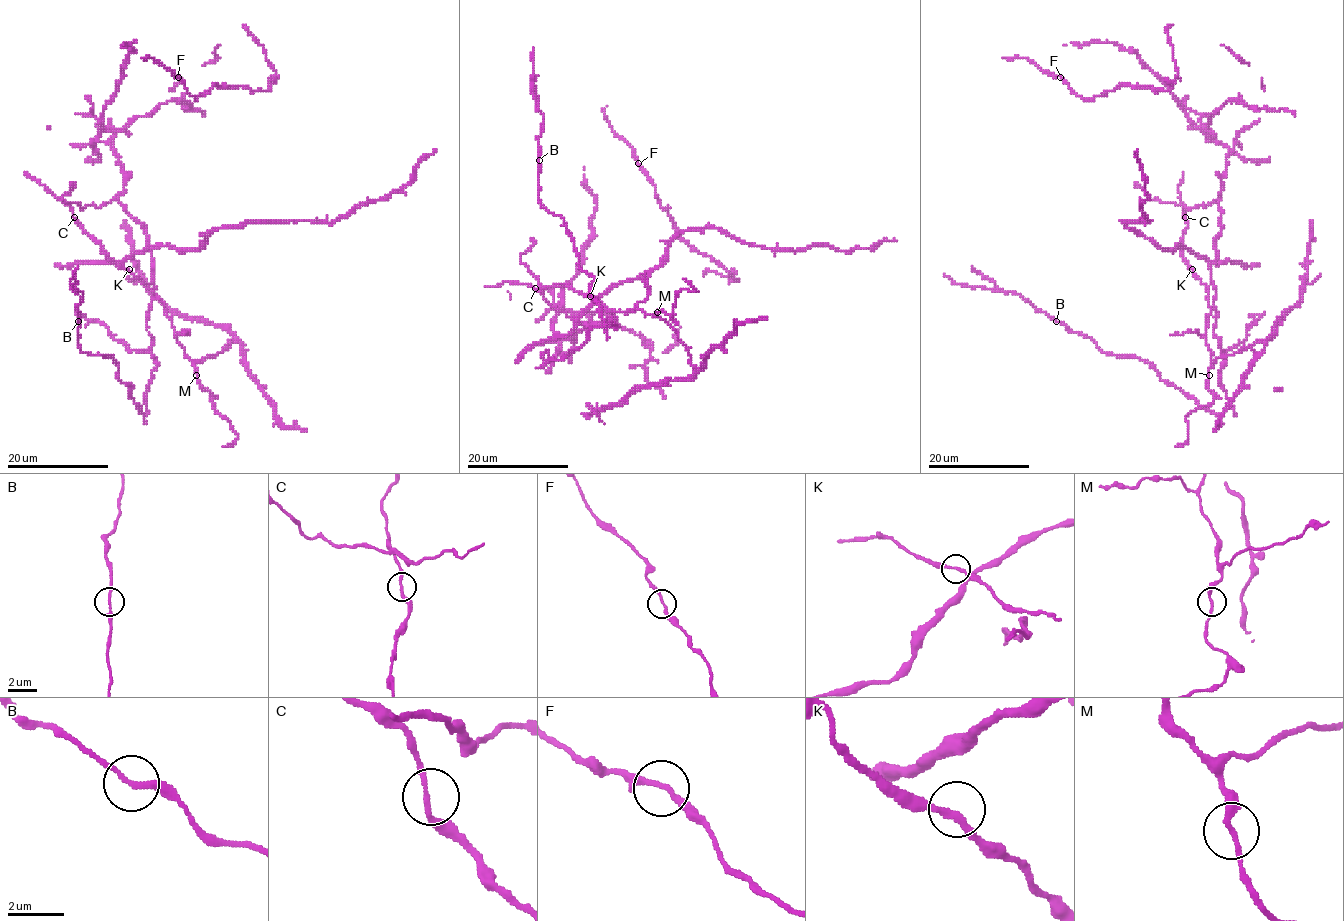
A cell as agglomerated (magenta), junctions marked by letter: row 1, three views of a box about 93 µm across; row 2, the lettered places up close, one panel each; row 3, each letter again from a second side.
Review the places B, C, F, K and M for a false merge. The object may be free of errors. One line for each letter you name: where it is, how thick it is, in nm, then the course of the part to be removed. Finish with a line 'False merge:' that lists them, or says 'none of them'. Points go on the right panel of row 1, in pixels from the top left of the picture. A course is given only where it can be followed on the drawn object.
False merge: none of them

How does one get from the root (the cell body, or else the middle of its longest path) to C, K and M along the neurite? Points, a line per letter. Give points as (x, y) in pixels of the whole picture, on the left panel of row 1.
C: (124, 188), (118, 201), (143, 227), (152, 254), (152, 283), (156, 296), (139, 278), (120, 269), (74, 217)
K: (124, 188), (118, 201), (143, 227), (152, 254), (152, 283), (156, 296), (129, 269)
M: (124, 188), (118, 201), (143, 227), (152, 254), (153, 296), (163, 303), (176, 340), (196, 370), (196, 375)

